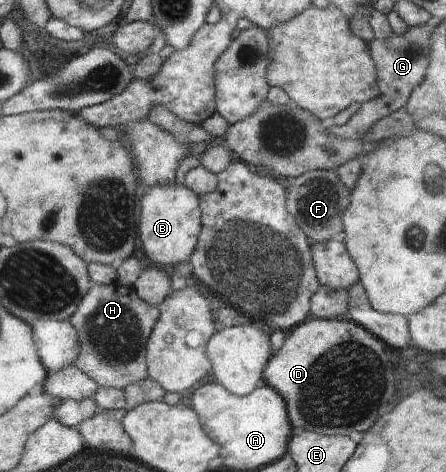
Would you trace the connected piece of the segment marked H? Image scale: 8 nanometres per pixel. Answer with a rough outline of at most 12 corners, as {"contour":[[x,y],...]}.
{"contour":[[96,285],[71,318],[76,365],[126,390],[151,374],[162,307]]}

